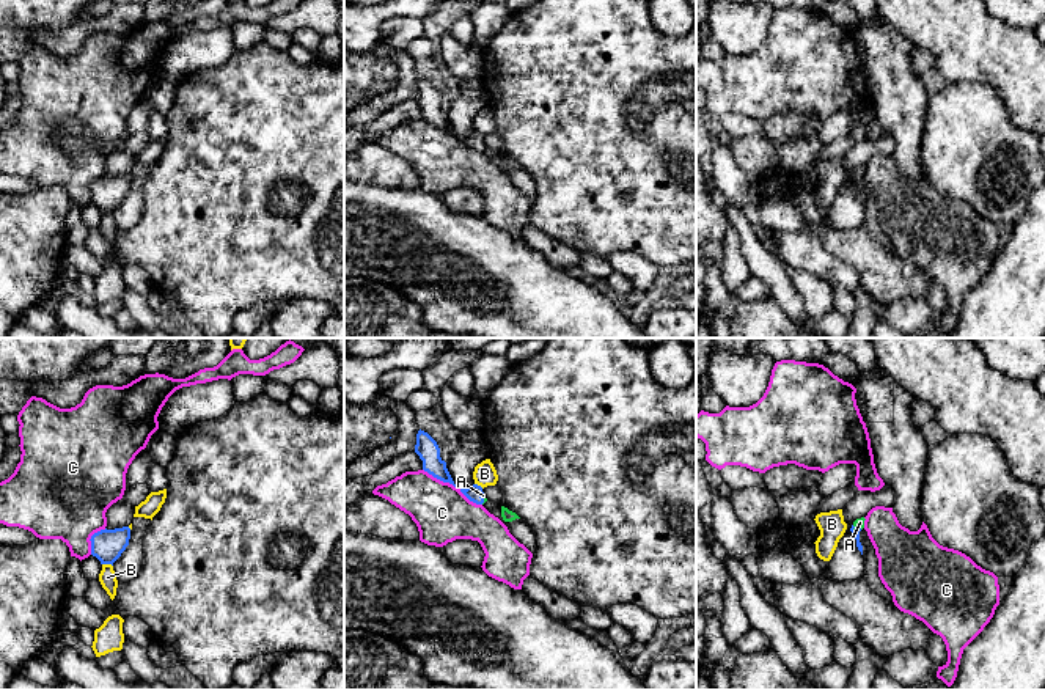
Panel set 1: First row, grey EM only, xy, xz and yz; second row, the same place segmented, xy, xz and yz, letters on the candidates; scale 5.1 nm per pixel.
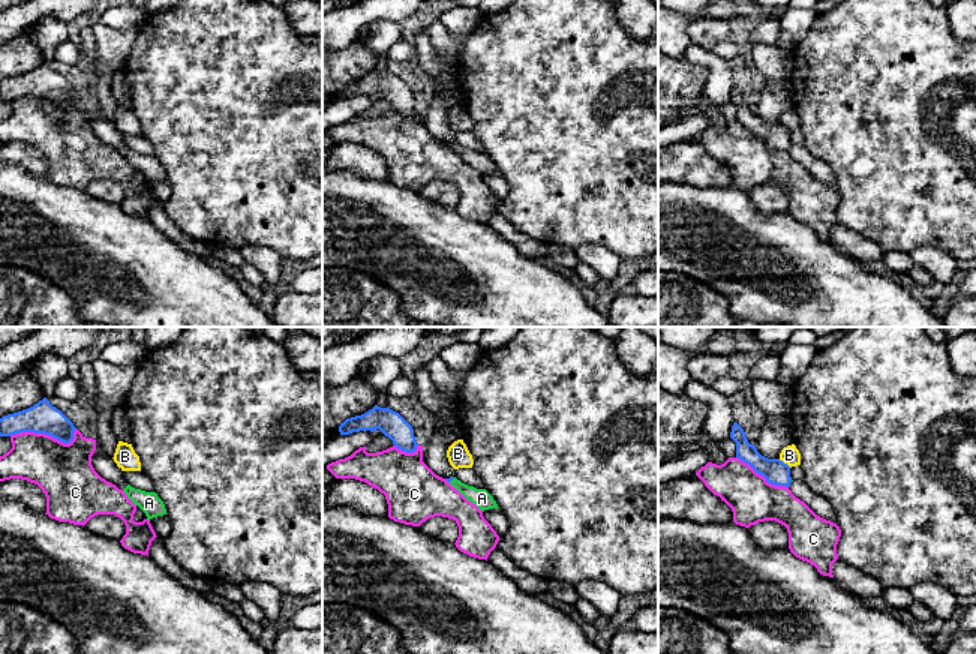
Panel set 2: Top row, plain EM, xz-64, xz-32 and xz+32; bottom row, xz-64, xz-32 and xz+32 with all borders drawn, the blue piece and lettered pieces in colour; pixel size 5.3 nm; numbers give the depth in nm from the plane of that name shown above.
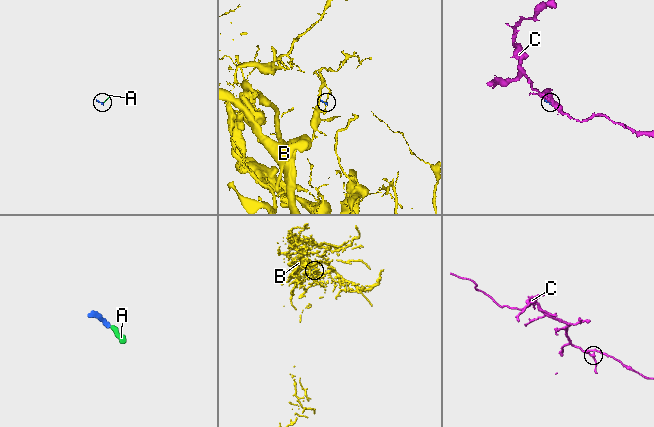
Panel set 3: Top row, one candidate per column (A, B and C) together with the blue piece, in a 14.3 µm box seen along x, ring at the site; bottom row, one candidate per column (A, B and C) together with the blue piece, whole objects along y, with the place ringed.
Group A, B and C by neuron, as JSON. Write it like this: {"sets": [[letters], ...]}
{"sets": [["A"], ["B"], ["C"]]}

